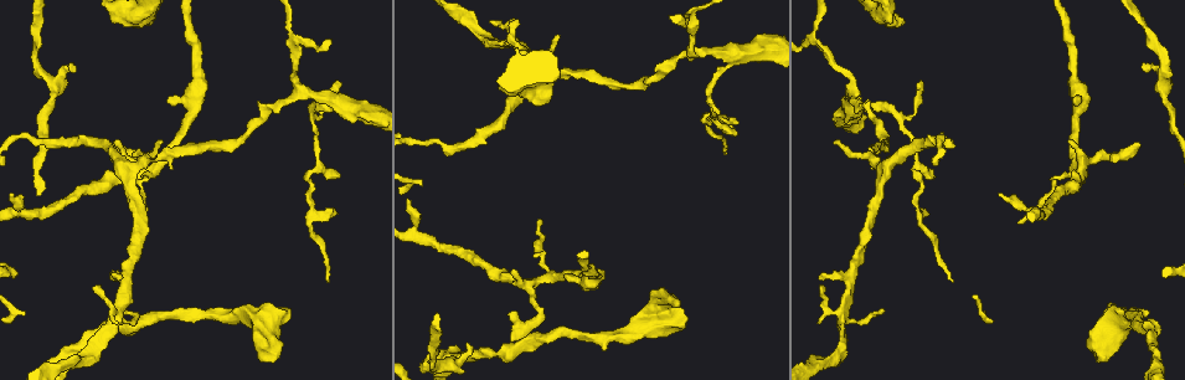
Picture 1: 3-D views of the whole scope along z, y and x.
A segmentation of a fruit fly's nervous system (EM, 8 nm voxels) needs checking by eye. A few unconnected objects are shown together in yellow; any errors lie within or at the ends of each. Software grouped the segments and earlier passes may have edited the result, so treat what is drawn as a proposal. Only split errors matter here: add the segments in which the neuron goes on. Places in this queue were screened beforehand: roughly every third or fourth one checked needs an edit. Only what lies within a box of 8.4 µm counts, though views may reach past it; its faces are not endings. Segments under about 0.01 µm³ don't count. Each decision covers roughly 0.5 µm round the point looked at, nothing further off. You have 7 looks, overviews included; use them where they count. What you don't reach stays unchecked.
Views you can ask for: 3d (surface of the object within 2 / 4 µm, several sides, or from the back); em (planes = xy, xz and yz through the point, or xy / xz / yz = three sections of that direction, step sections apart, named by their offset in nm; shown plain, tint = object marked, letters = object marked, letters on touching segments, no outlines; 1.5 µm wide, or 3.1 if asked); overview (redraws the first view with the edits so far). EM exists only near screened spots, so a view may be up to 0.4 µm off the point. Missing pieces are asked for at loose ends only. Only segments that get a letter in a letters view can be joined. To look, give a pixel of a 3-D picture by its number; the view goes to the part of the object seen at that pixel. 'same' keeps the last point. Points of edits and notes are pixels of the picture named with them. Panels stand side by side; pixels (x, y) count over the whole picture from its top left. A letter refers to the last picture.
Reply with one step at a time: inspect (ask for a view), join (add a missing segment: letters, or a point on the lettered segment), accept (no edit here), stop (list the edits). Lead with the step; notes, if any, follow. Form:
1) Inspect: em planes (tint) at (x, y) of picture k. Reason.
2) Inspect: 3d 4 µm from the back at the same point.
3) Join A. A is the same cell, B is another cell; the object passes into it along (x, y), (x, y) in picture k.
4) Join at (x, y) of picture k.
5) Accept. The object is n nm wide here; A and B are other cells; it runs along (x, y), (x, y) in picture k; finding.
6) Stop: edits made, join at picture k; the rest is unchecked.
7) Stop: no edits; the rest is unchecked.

Inspect: 3d 2 µm at (544, 102) of picture 1. Free end.

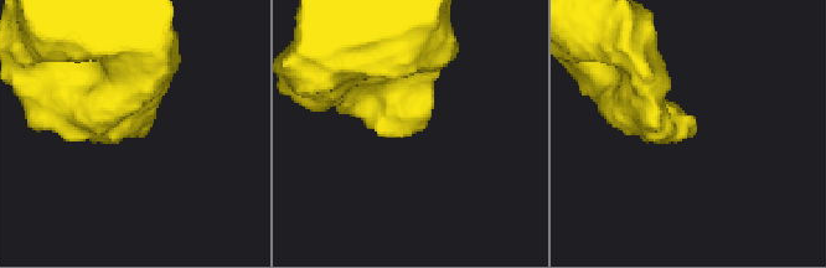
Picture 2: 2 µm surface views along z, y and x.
Inspect: em planes (plain) at (693, 134) of picture 2. Need the tissue.

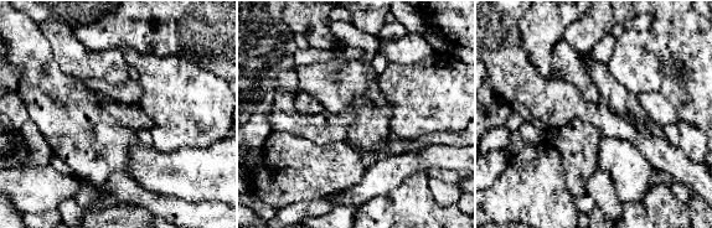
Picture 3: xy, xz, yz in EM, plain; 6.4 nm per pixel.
Inspect: em planes (letters) at the same point. See the neighbours.

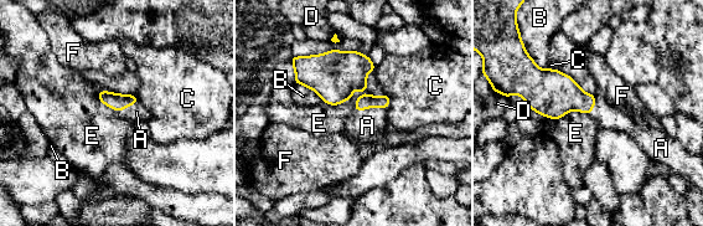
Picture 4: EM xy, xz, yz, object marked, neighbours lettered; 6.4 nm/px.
Join A. A is the same cell, B, C, D, E and F are other cells; the object passes into it along (363, 102), (370, 107), (367, 126) in picture 4; it goes on there.

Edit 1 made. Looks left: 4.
Inspect: overview.

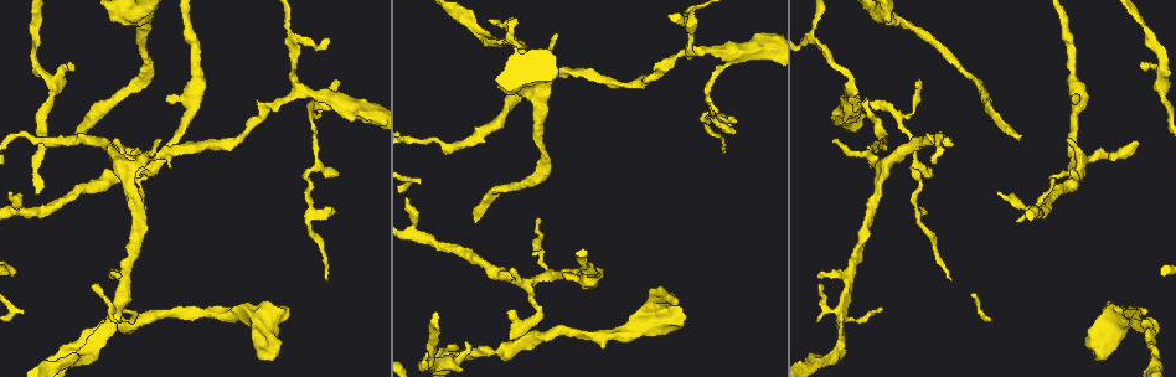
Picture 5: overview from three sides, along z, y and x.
Inspect: em xy step 8 (tint) at (1141, 62) of picture 5. Tapers out.

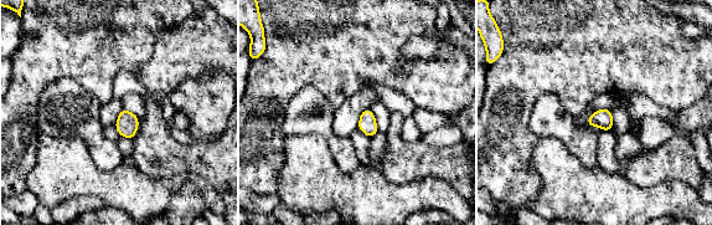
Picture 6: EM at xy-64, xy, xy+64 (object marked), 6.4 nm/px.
Inspect: em planes (tint) at the same point.

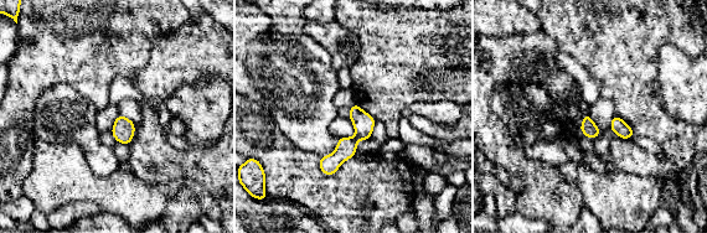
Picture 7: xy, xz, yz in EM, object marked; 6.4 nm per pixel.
Inspect: em planes (letters) at the same point. See the neighbours.

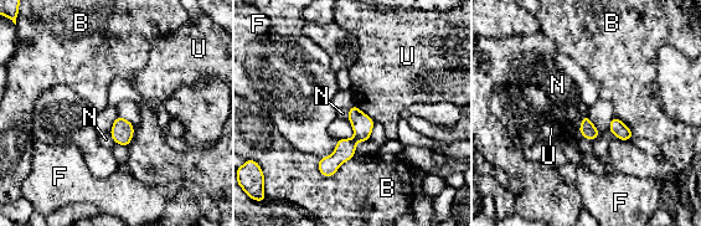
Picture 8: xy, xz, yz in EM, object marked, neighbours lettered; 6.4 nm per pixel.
Accept. B, F, N and U are other cells; a border runs along (583, 116), (582, 123), (577, 128) in picture 8; none of them fits.

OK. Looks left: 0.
Stop: edits made, join at picture 4; the rest is unchecked.

